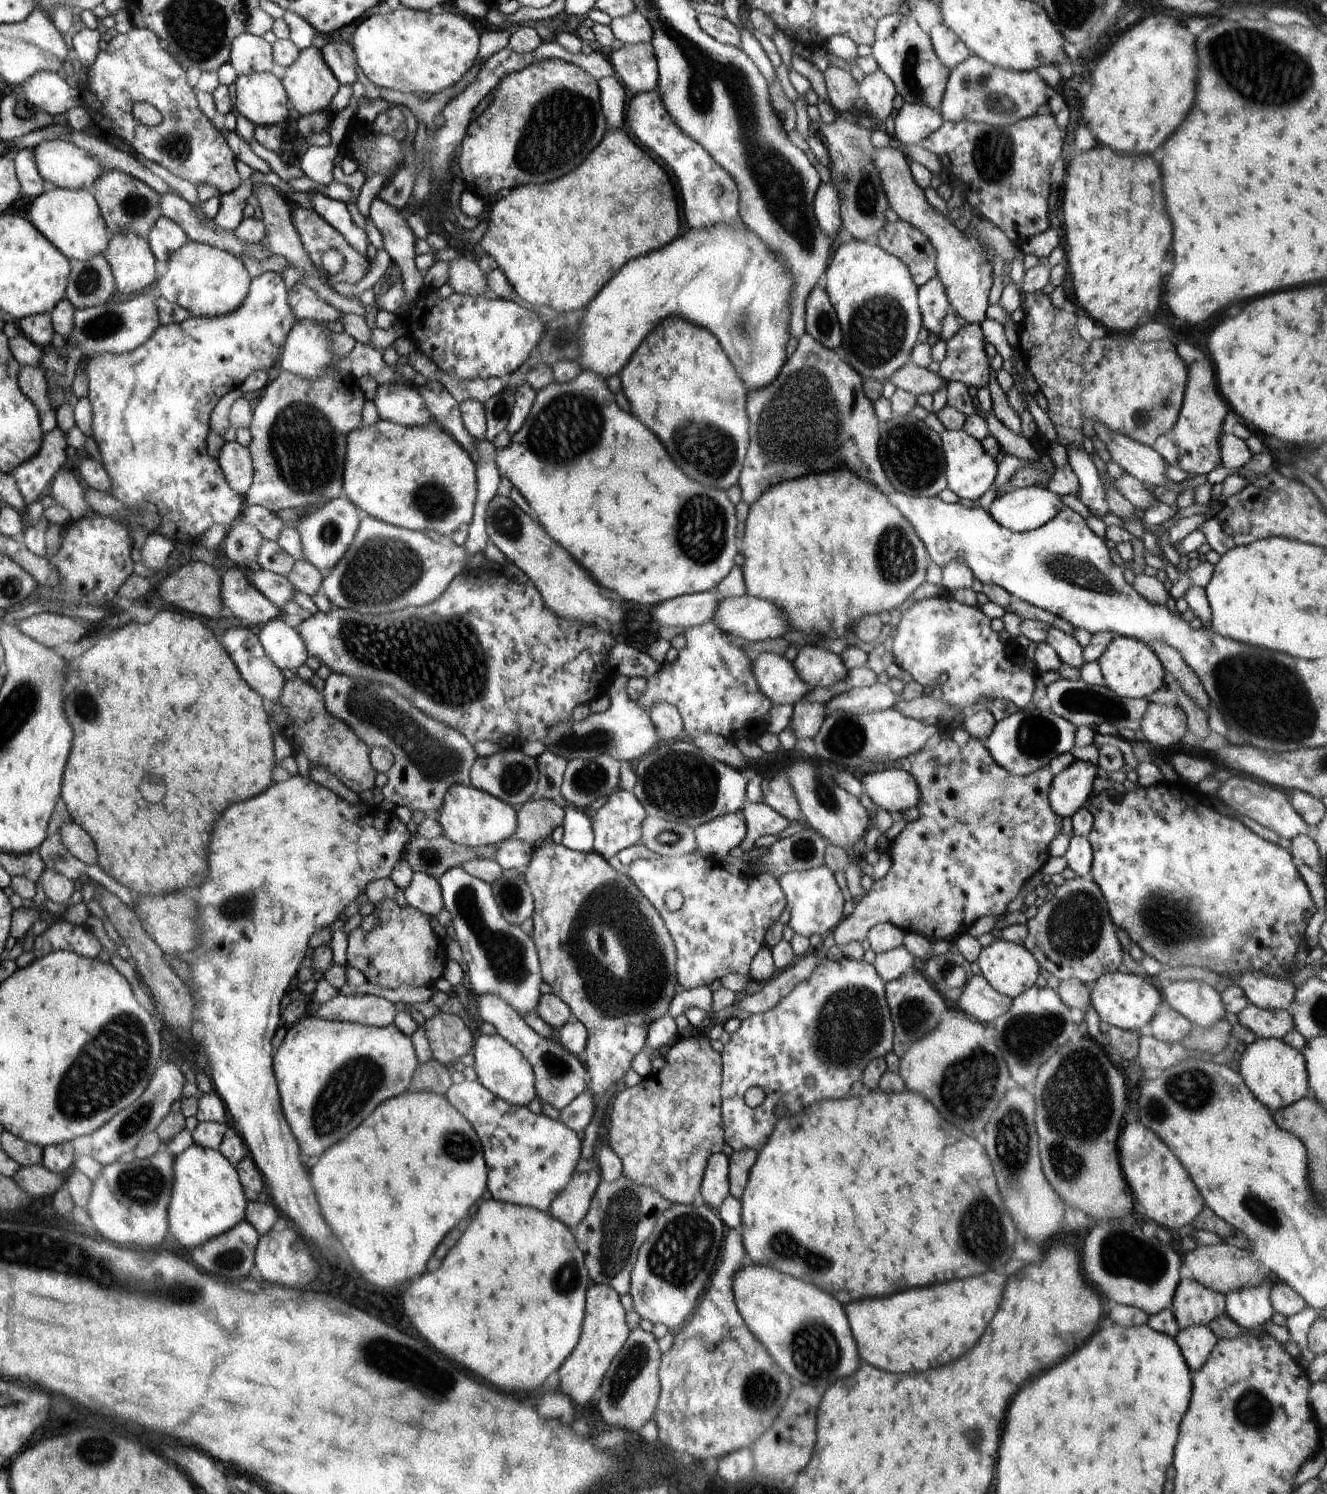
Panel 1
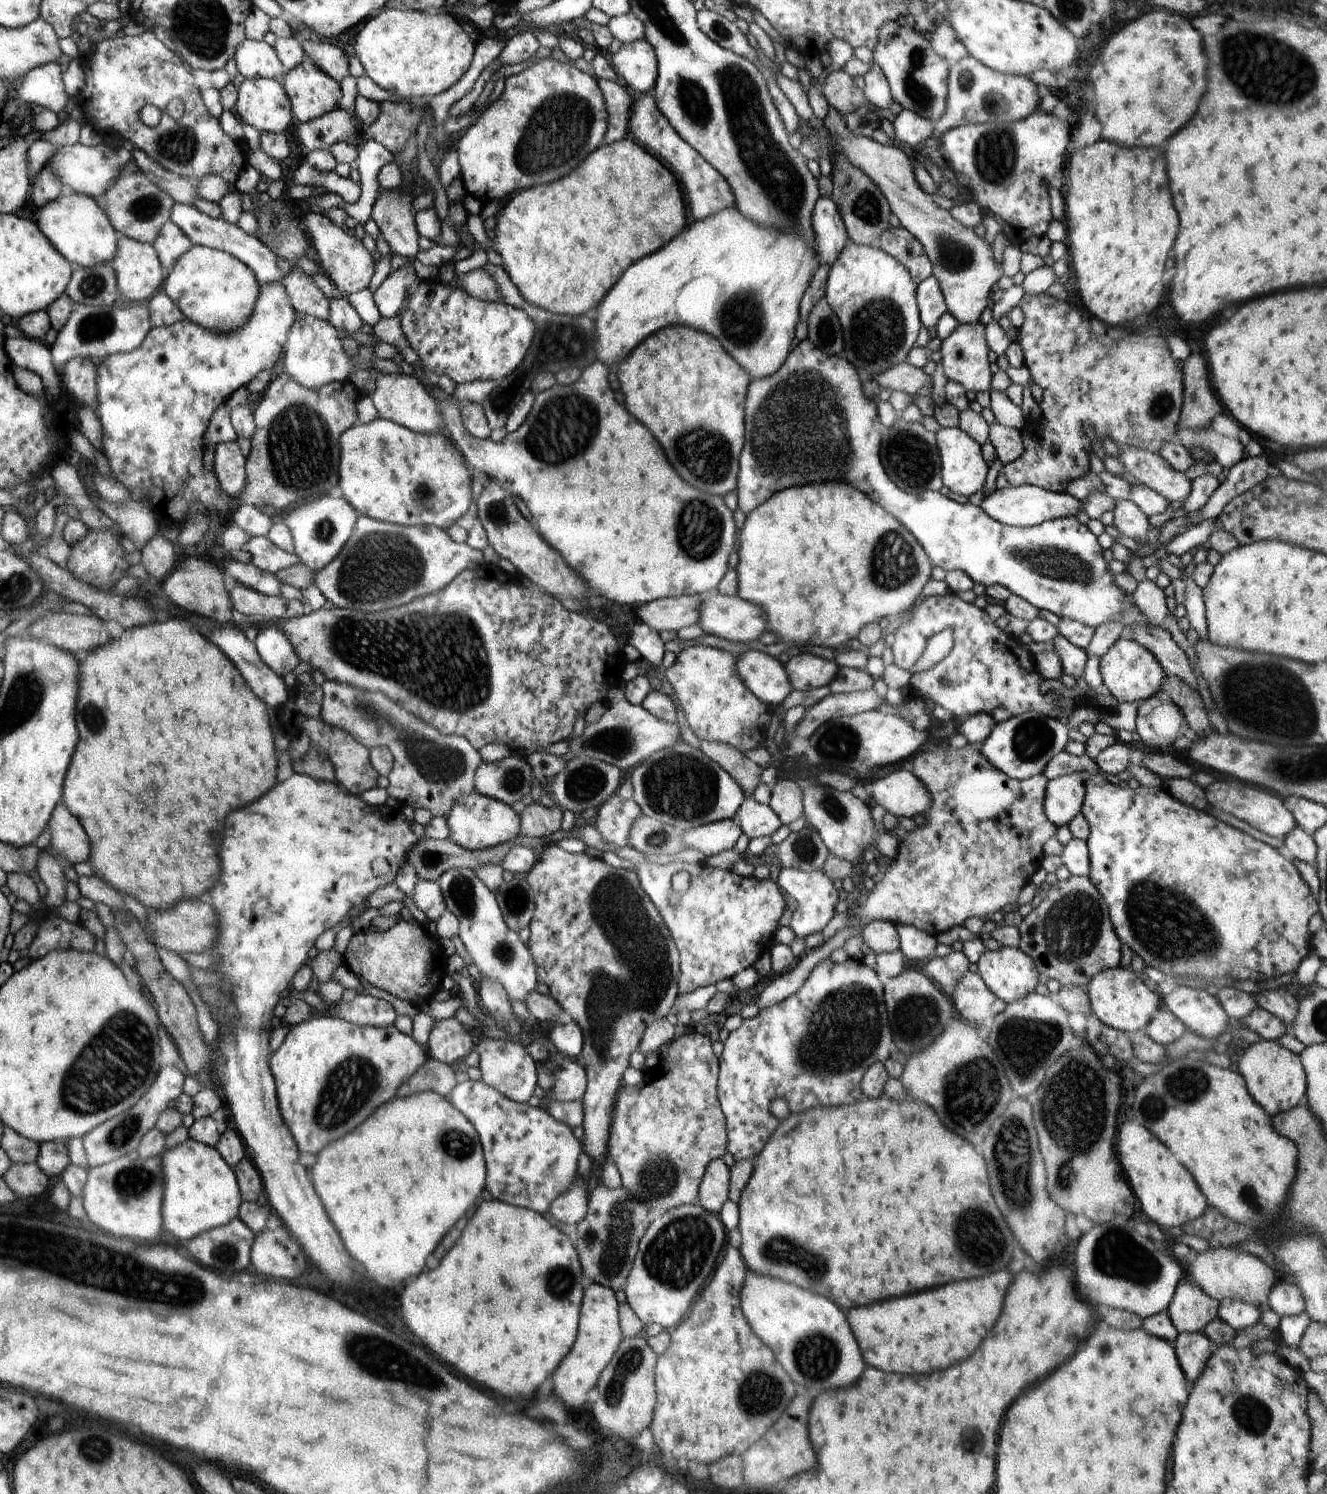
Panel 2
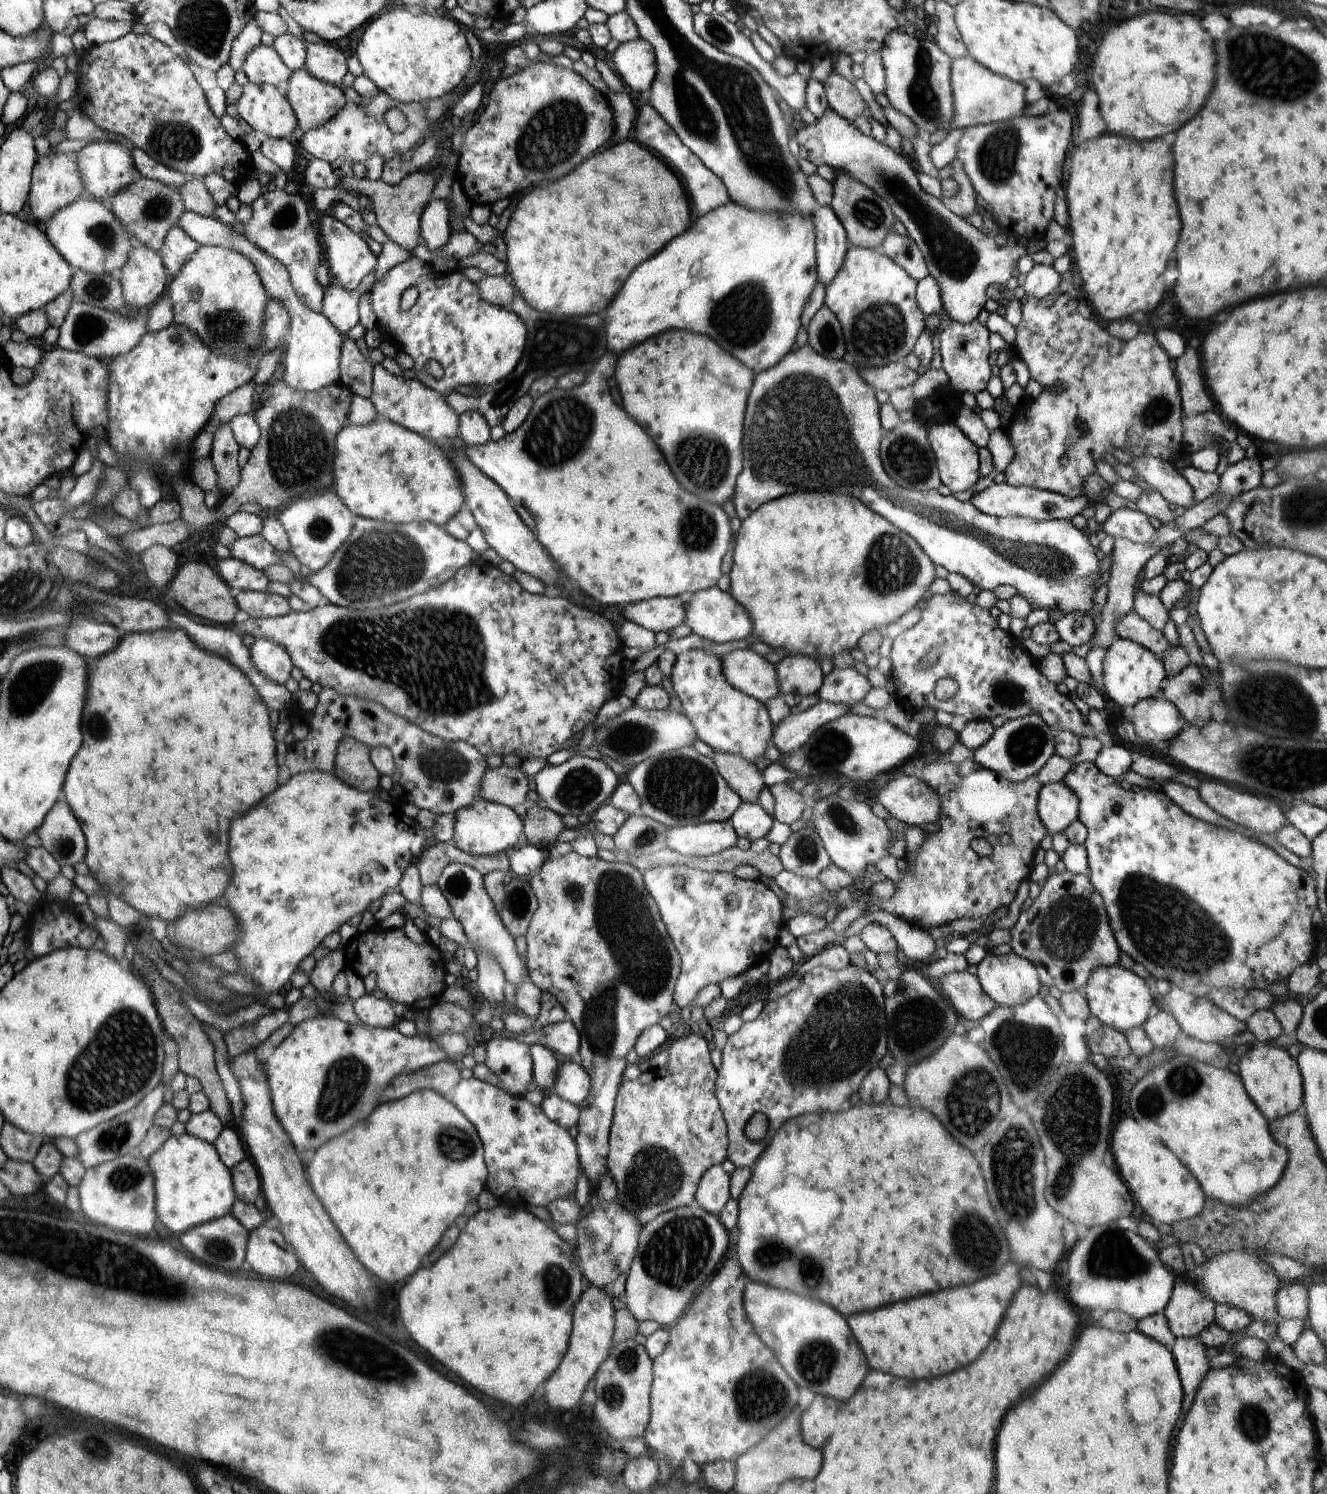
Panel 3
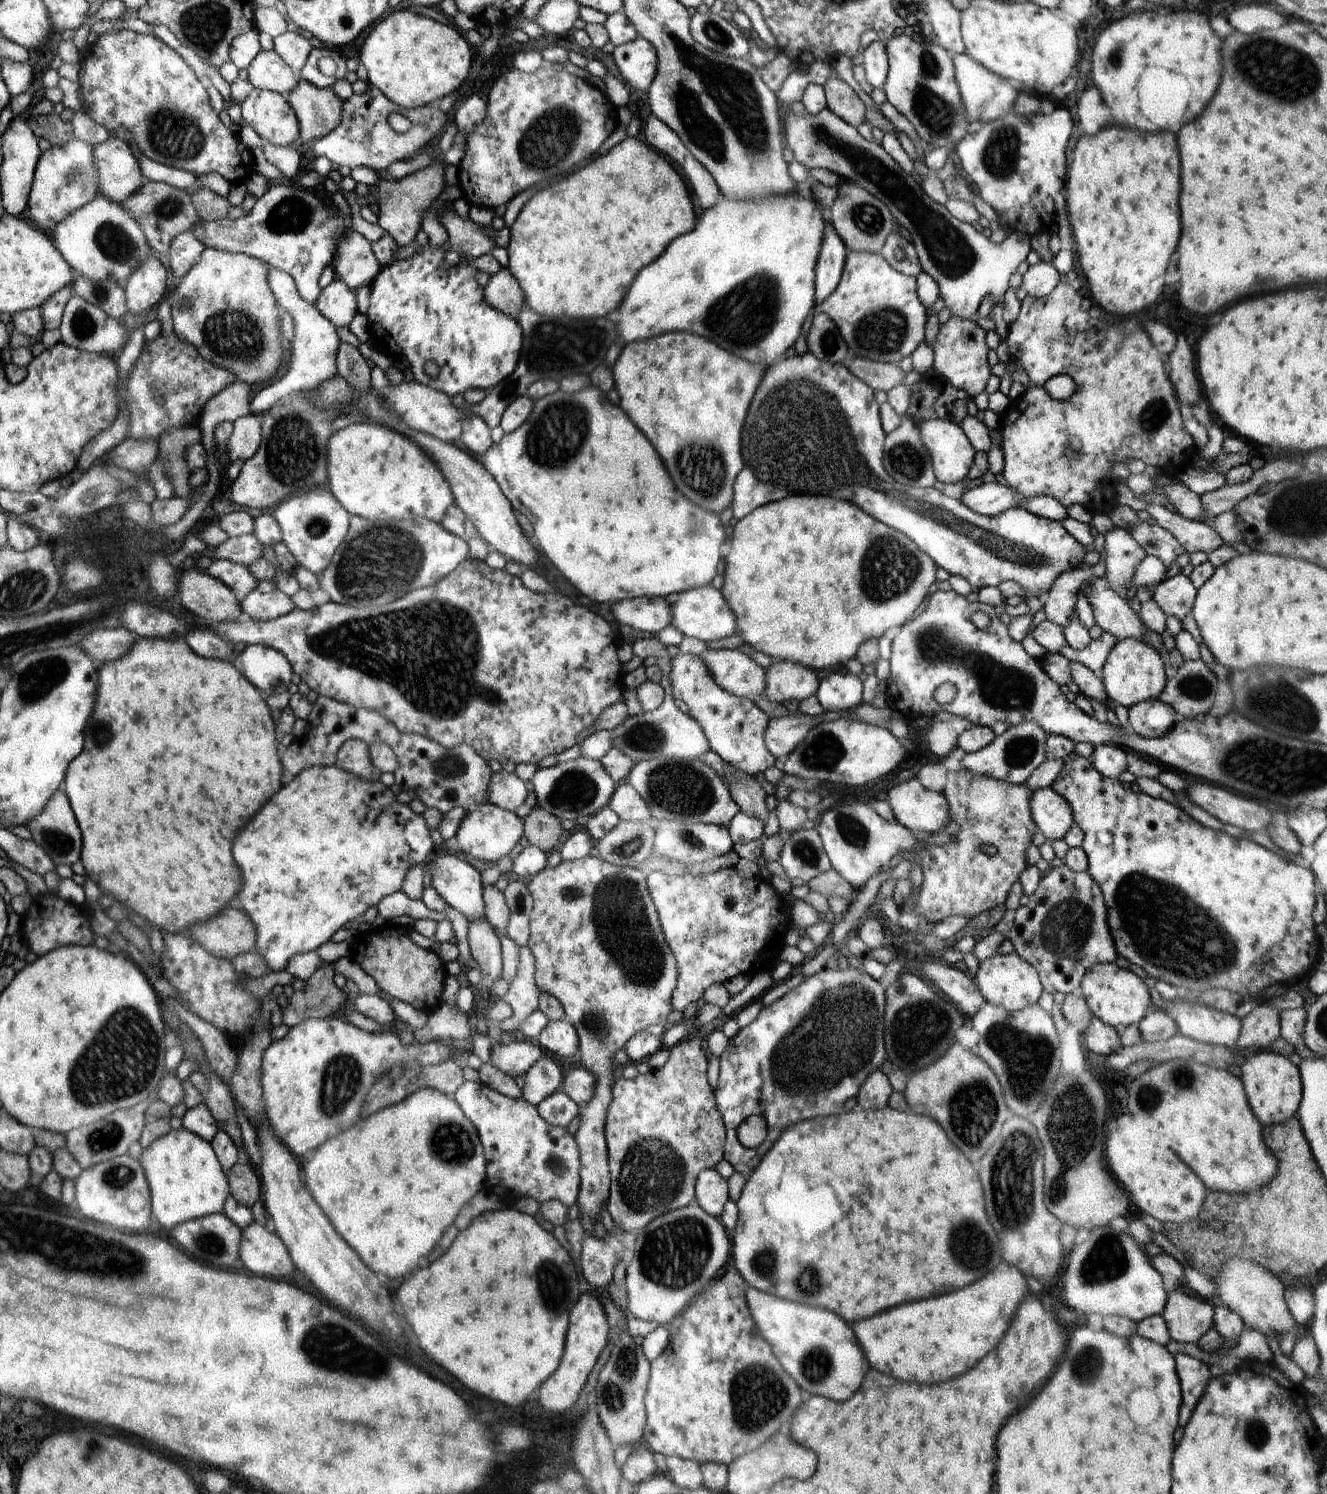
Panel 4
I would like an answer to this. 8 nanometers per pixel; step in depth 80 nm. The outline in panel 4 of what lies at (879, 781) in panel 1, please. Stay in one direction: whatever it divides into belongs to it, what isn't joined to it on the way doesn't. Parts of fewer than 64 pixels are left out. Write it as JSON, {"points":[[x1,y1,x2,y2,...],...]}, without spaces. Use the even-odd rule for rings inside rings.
{"points":[[916,778,895,784,884,801,893,811,896,822,918,836,941,832,950,821,942,793,924,788]]}

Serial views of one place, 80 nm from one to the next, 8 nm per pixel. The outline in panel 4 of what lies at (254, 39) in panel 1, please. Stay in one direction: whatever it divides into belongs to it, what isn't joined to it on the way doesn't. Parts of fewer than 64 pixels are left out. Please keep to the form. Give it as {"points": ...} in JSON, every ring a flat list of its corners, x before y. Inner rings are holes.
{"points":[[260,50,246,68,252,87,276,92,286,98,298,84,299,77,273,50]]}

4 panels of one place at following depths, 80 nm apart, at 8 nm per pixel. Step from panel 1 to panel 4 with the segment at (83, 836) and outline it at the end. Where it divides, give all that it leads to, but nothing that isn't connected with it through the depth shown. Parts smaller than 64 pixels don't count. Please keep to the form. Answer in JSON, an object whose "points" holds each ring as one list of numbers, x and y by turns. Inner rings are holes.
{"points":[[58,789,48,799,44,808,33,819,27,820,25,824,32,834,34,841,46,854,50,860,57,866,59,864,76,864,80,860,80,850,82,850,82,840,80,840,80,828,76,824,76,818,72,814,72,808,66,793]]}

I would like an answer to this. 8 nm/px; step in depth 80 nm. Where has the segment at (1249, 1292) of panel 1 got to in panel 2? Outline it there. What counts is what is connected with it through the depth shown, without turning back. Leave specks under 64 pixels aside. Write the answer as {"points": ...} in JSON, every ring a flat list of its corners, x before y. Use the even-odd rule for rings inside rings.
{"points":[[1224,1300,1218,1308,1217,1318,1238,1332,1258,1324,1264,1311,1265,1308,1254,1306,1252,1302,1248,1304,1244,1300]]}

